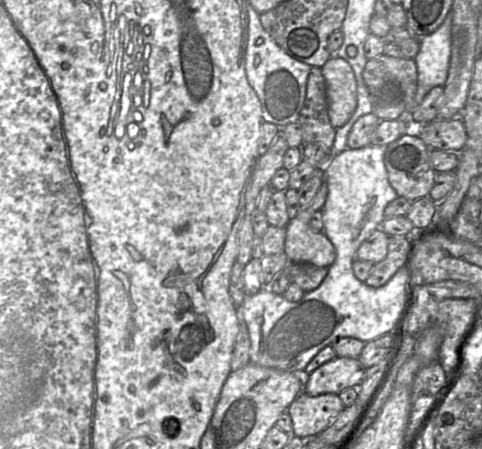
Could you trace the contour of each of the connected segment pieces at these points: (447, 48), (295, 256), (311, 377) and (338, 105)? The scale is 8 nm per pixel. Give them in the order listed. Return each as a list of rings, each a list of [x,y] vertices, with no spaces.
[[[450,11],[433,33],[420,39],[420,49],[414,58],[418,72],[417,91],[414,97],[416,106],[422,103],[432,88],[443,87],[447,80],[451,55],[451,27]]]
[[[323,182],[308,206],[303,206],[286,228],[284,253],[293,263],[309,263],[329,268],[336,259],[336,251],[323,232],[314,231],[309,224],[314,212],[322,210],[328,195],[328,186]]]
[[[336,356],[307,375],[302,392],[310,396],[325,393],[338,395],[344,389],[358,388],[365,371],[358,358]]]
[[[331,57],[321,67],[326,82],[328,99],[328,115],[331,125],[338,129],[345,125],[354,114],[357,107],[357,81],[350,64],[340,57]]]

